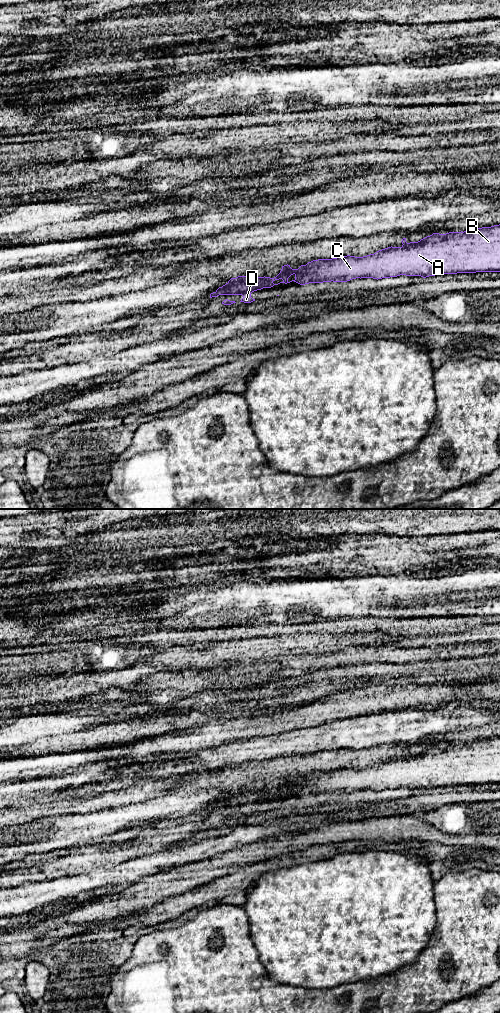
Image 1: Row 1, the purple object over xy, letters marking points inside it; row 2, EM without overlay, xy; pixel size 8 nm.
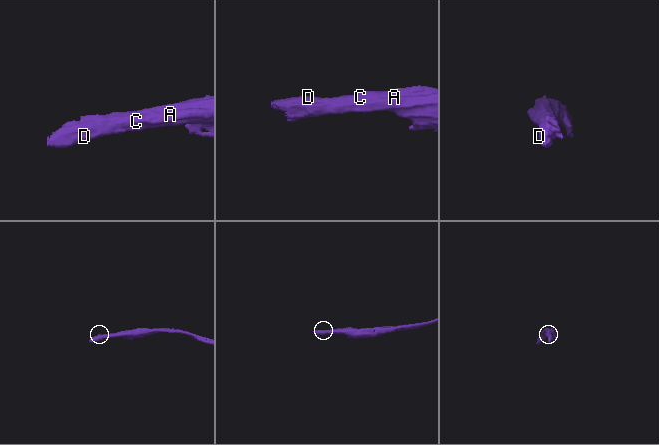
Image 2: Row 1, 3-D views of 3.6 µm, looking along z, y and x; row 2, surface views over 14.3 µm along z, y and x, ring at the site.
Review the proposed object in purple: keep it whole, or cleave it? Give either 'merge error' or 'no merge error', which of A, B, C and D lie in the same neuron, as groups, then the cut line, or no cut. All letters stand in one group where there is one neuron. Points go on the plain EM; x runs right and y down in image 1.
no merge error; groups A B C D; cut none

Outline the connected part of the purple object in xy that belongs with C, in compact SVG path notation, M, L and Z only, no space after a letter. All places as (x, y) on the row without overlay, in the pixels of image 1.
M500 736L482 739L464 744L449 744L446 746L433 745L418 754L406 754L402 751L401 759L388 759L363 769L342 768L332 771L318 771L292 781L290 777L282 778L280 785L274 789L231 790L225 797L210 806L210 810L219 807L242 807L240 814L255 813L251 805L263 800L271 800L280 795L292 793L305 797L323 794L347 794L356 790L382 791L406 788L421 788L423 790L440 786L500 784Z

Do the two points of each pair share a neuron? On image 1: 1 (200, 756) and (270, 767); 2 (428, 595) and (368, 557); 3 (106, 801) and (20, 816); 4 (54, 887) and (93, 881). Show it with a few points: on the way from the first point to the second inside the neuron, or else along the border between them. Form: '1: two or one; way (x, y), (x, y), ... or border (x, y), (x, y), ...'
1: two; border (230, 766), (215, 770)
2: two; border (373, 573), (411, 575)
3: one; way (85, 804), (41, 810)
4: one; way (64, 887), (83, 883)

